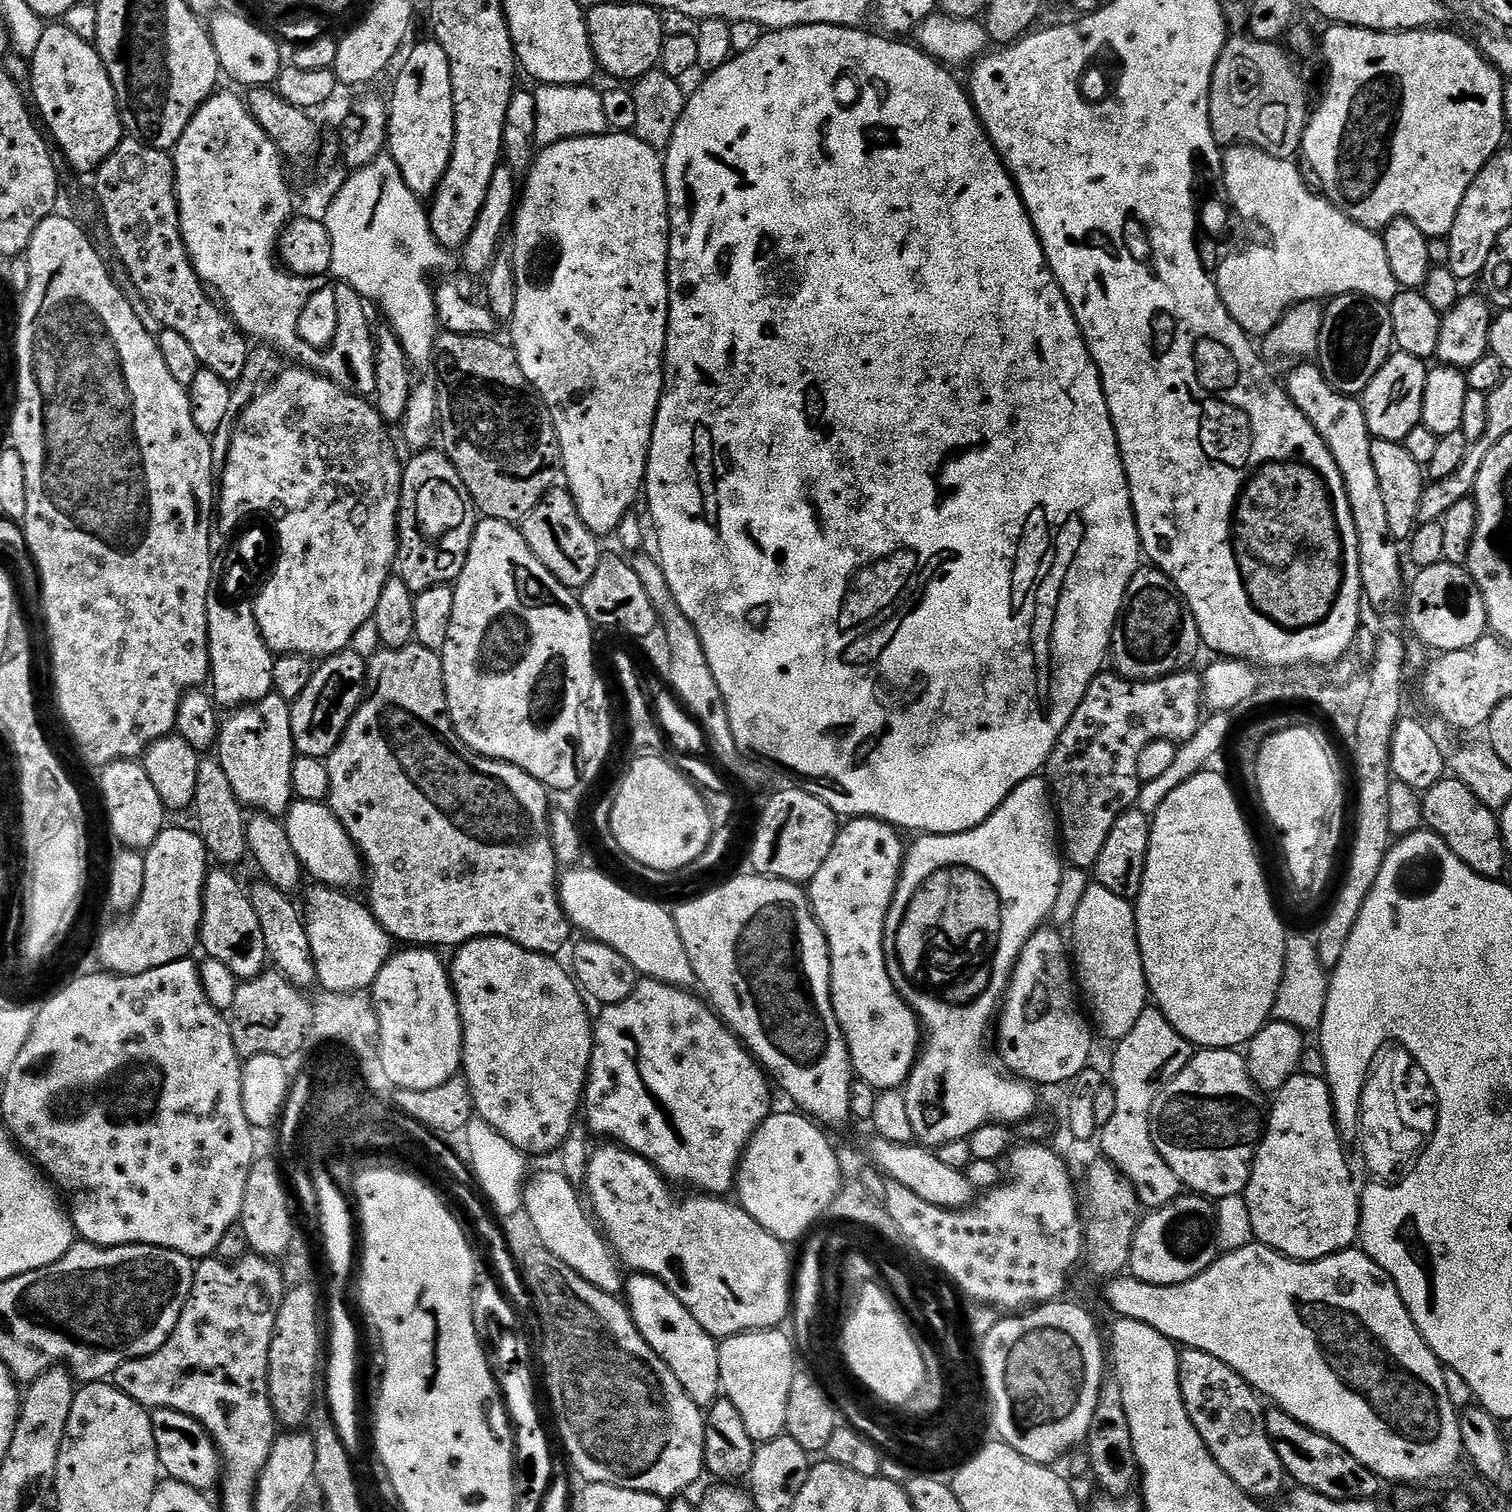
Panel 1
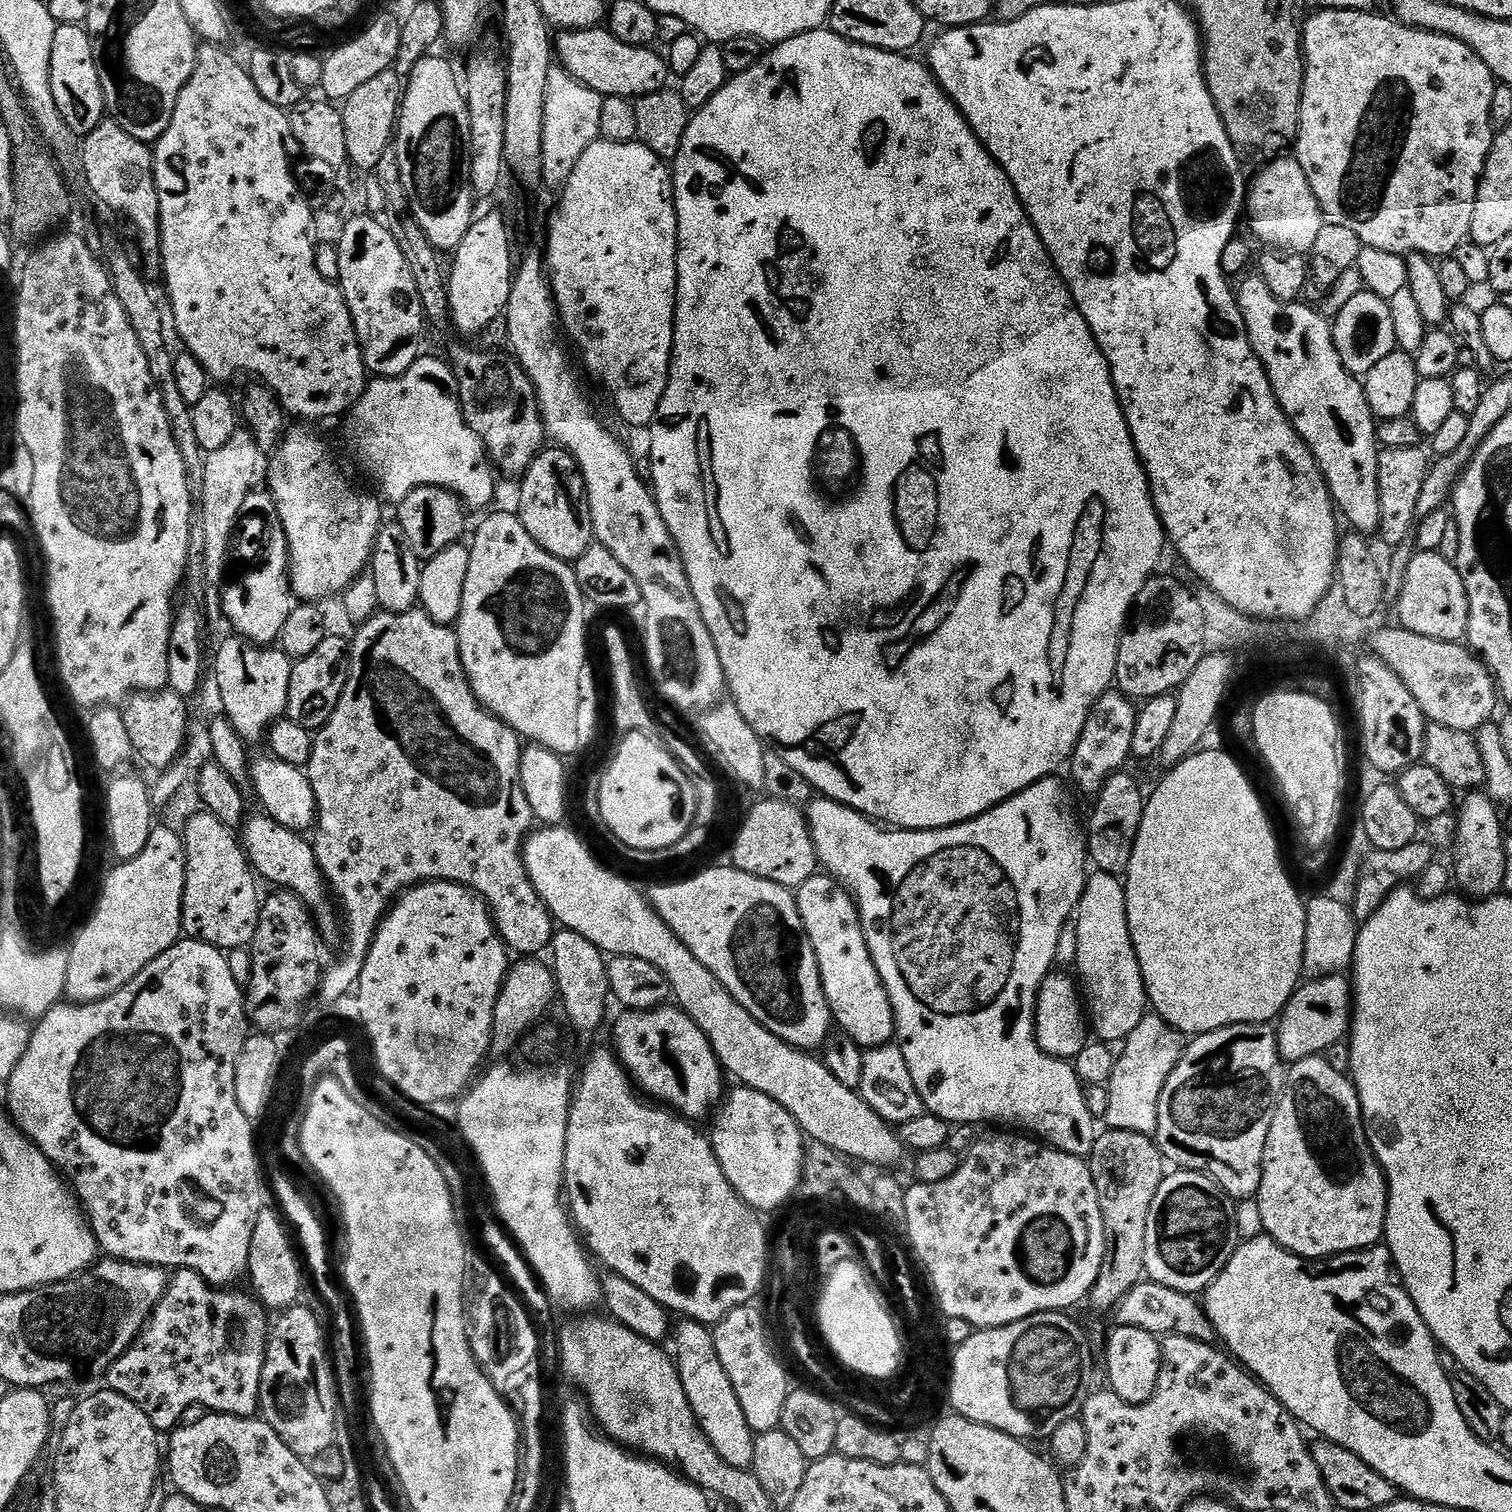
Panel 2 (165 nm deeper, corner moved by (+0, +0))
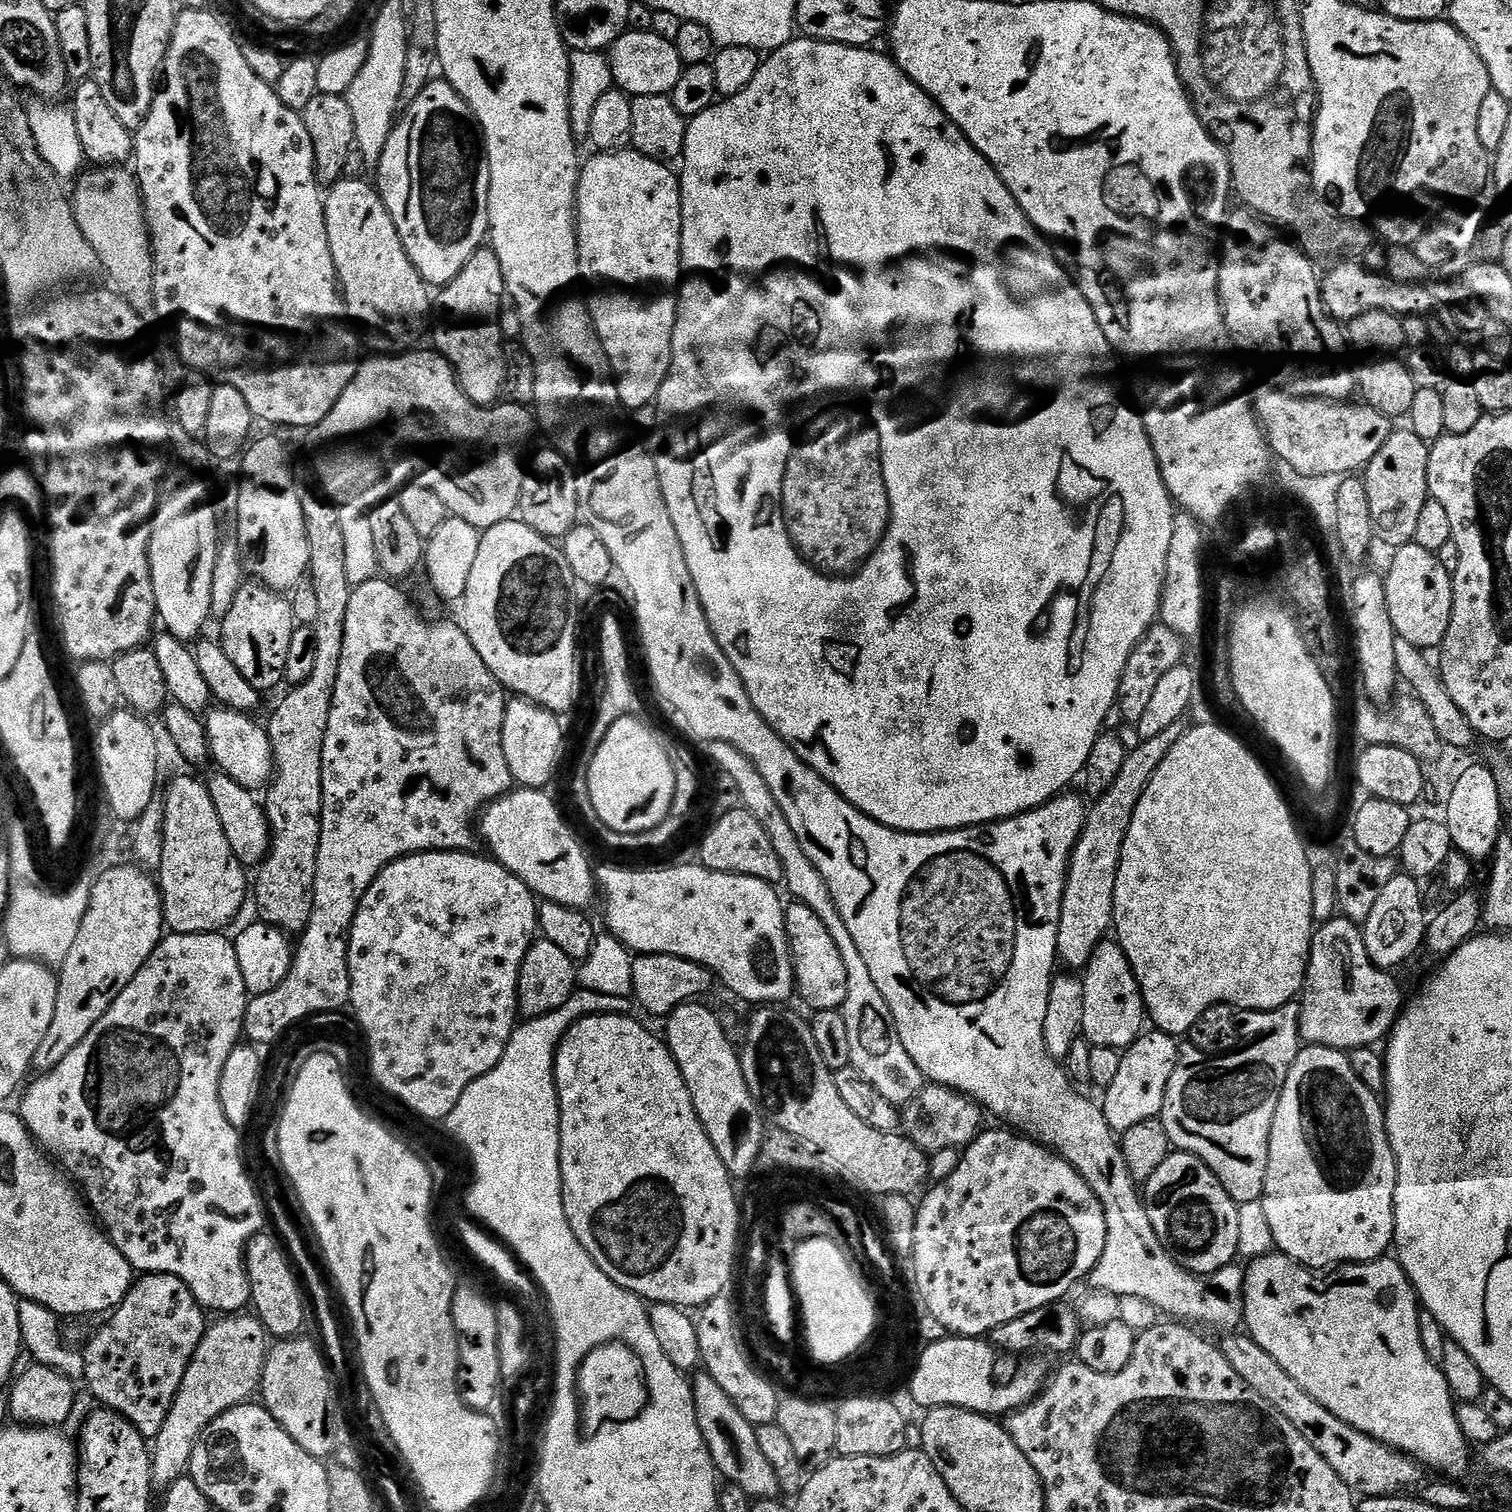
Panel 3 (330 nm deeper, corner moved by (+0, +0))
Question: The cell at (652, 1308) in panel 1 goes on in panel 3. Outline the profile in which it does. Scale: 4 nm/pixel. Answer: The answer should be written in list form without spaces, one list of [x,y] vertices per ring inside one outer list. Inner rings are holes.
[[[705,1372],[697,1374],[699,1375],[695,1375],[692,1386],[692,1394],[696,1399],[696,1417],[717,1473],[727,1483],[746,1490],[746,1494],[753,1501],[779,1497],[781,1491],[778,1476],[774,1474],[774,1466],[766,1462],[766,1457],[758,1446],[756,1428],[746,1422],[746,1418],[742,1418],[742,1410],[738,1410],[738,1406],[730,1402],[726,1390],[722,1390],[722,1386],[711,1375]]]

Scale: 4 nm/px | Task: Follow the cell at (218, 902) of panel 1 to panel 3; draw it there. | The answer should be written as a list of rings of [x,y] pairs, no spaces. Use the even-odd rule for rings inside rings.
[[[180,776],[163,789],[165,802],[165,828],[162,862],[158,871],[160,897],[167,931],[172,934],[206,934],[225,931],[224,927],[244,908],[244,899],[250,896],[250,876],[243,864],[234,856],[230,843],[222,830],[222,822],[203,779]]]

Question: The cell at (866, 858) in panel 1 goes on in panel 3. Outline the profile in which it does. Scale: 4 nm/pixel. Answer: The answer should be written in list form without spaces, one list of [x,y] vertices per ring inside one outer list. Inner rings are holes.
[[[795,902],[787,905],[784,913],[788,945],[792,951],[792,969],[796,971],[795,991],[801,996],[812,1012],[822,1010],[843,1009],[846,990],[846,966],[842,962],[842,954],[838,946],[834,946],[834,938],[830,938],[830,930],[822,926],[822,918],[814,914],[804,904]]]

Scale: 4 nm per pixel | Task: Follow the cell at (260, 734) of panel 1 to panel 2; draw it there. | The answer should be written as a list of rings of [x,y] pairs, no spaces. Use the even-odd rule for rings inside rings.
[[[227,638],[219,641],[220,649],[216,652],[216,675],[214,681],[219,690],[218,704],[223,715],[230,721],[237,735],[245,745],[253,746],[265,739],[266,733],[277,720],[288,711],[288,695],[290,694],[290,674],[293,661],[286,653],[272,646],[252,644],[248,640]]]

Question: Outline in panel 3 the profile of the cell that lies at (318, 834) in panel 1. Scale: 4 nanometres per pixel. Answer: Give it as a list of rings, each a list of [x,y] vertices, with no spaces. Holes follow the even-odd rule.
[[[216,706],[207,713],[206,727],[212,745],[211,759],[216,760],[215,766],[249,790],[263,789],[274,775],[272,747],[268,737],[268,729],[263,723],[255,724],[251,715],[233,712],[223,706]]]

